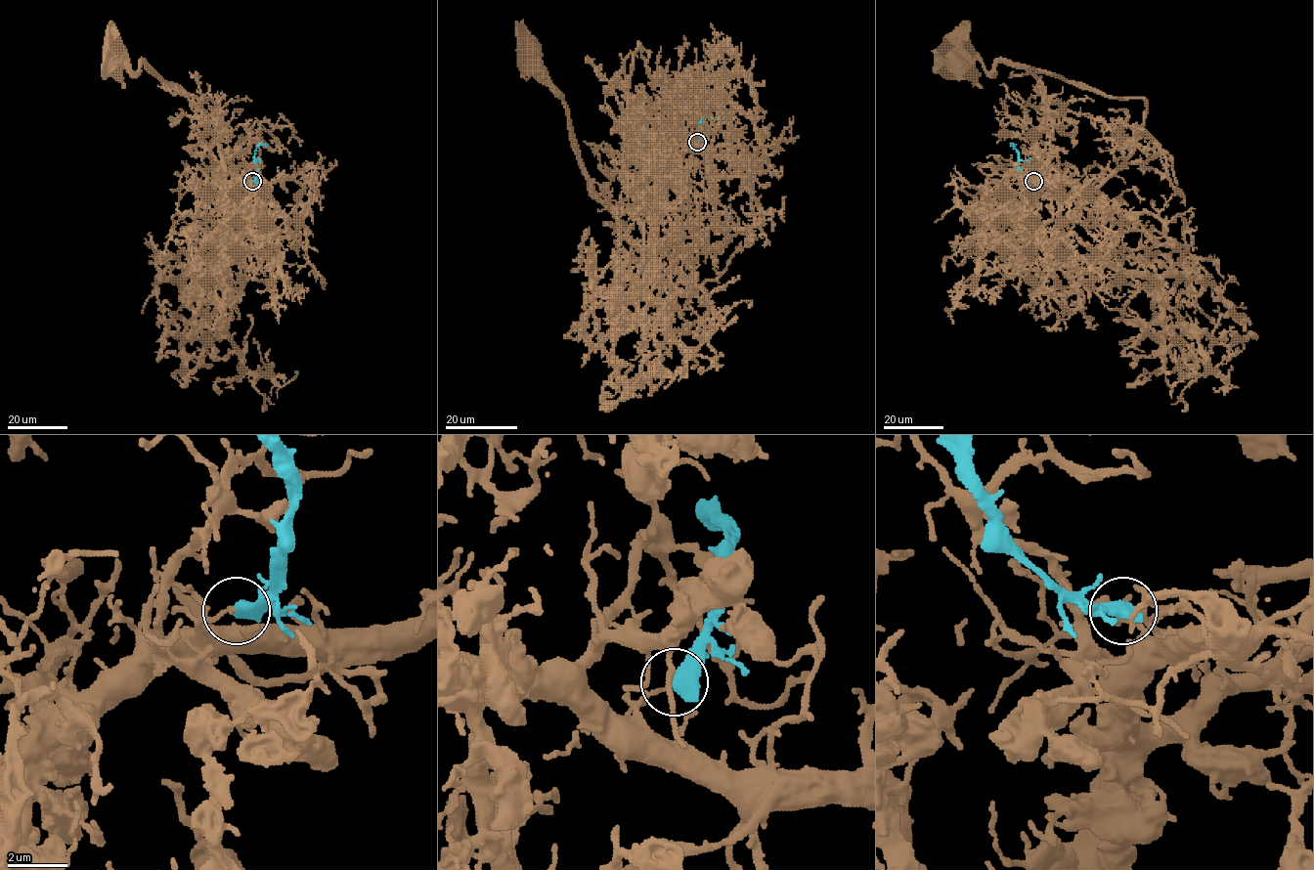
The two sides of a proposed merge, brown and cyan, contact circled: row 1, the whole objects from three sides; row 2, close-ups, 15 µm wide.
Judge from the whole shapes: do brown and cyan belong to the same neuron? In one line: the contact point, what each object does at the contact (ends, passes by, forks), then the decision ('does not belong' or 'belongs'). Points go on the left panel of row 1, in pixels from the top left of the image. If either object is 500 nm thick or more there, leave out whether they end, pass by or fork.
place (252, 181); does not belong

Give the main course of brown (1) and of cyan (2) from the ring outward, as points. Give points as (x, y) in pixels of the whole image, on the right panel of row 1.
1: (1033, 181), (1036, 221), (1064, 218), (1133, 150), (1146, 101), (1010, 62), (988, 72), (973, 52), (956, 62)
2: (1033, 181), (1027, 178), (1018, 167), (1019, 152), (1012, 145), (1015, 144)

